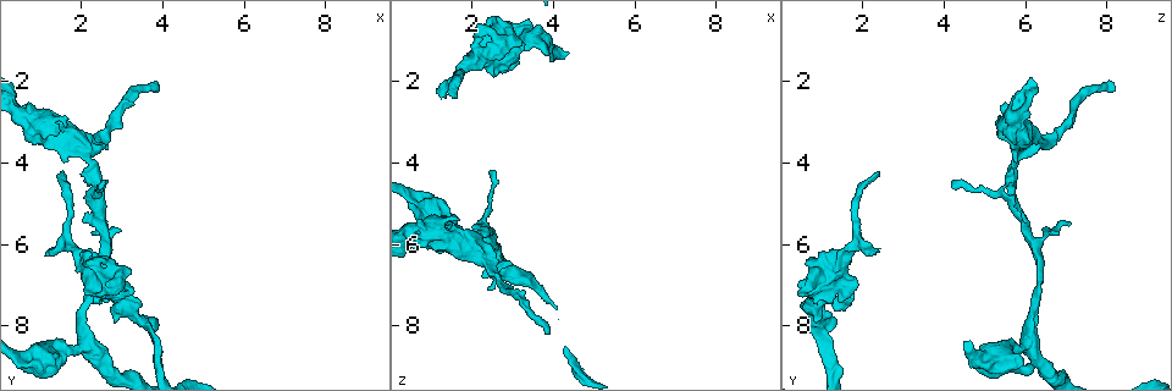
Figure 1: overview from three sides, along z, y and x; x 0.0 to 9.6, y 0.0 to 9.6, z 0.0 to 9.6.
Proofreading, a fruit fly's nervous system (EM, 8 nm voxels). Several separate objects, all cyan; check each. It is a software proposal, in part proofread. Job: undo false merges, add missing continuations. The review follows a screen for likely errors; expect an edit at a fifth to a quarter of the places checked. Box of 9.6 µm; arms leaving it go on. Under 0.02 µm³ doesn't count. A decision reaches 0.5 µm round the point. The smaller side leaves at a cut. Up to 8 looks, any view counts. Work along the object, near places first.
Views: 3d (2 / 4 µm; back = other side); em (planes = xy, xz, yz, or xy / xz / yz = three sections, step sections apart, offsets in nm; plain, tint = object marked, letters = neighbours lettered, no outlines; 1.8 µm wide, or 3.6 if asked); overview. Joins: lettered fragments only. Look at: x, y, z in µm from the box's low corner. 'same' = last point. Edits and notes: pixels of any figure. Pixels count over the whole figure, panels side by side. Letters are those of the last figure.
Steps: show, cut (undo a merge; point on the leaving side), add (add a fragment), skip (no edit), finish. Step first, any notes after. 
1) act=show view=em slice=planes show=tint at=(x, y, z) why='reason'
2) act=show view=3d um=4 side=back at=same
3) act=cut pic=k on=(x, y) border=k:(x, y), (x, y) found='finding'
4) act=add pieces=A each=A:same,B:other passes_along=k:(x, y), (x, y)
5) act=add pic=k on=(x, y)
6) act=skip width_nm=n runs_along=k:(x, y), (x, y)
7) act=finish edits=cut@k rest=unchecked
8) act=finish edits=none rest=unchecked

act=show view=em slice=yz step=8 show=letters at=(1.50, 4.30, 2.40) why='thin end'

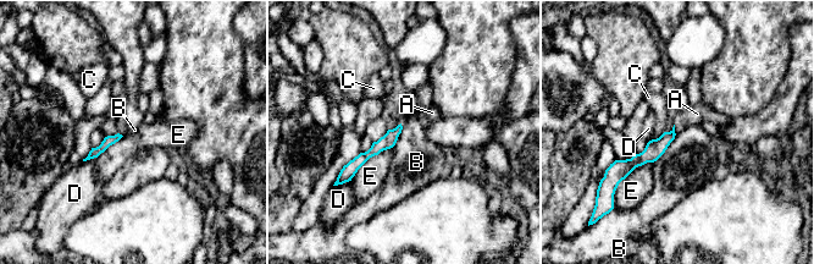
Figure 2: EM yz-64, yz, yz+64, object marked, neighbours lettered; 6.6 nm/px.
act=add pieces=A longest_contact=E:360nm each=A:same,B:other,C:other,D:other,E:other found='the cell continues'

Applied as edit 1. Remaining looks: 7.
act=show view=3d um=4 at=(1.25, 6.15, 2.40) why='branch stops here'

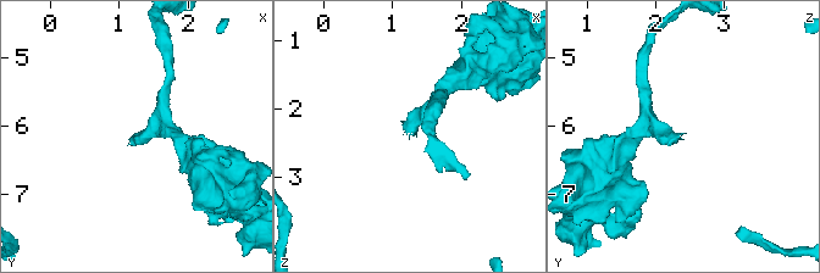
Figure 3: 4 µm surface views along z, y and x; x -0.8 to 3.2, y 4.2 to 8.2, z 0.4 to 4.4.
act=show view=em slice=planes show=letters at=(1.25, 6.10, 2.35)

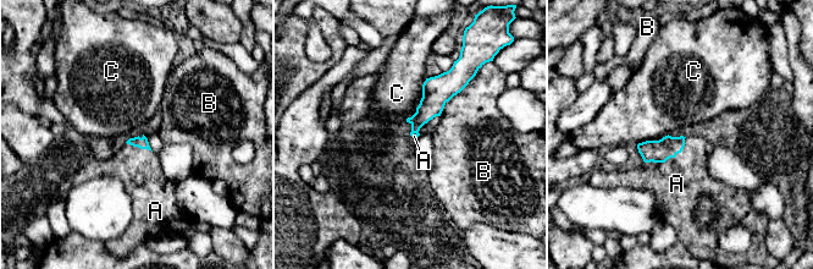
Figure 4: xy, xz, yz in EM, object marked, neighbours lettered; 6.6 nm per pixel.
act=add pieces=A each=A:same,B:other,C:other found='it goes on there'

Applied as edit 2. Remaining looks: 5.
act=show view=overview why='redraw'

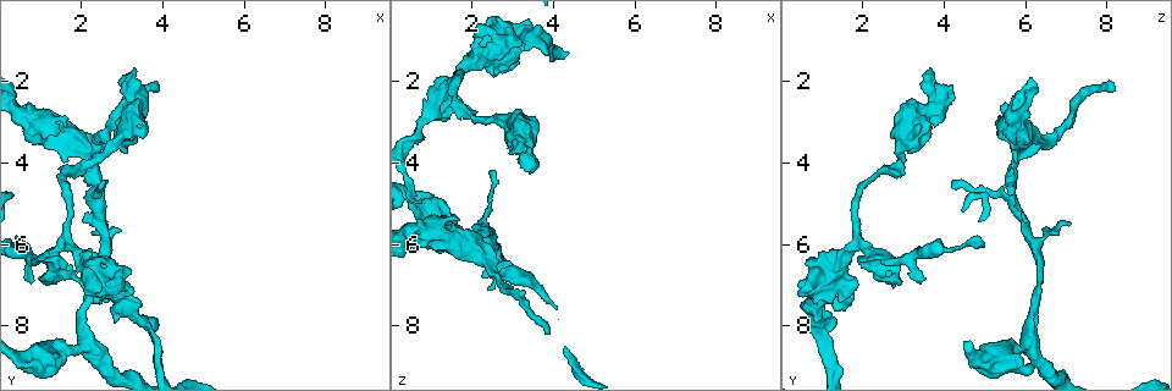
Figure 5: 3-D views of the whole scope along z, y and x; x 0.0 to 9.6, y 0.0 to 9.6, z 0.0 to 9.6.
act=show view=em um=3.6 slice=planes show=letters at=(0.75, 3.15, 5.75) why='three arms meet'

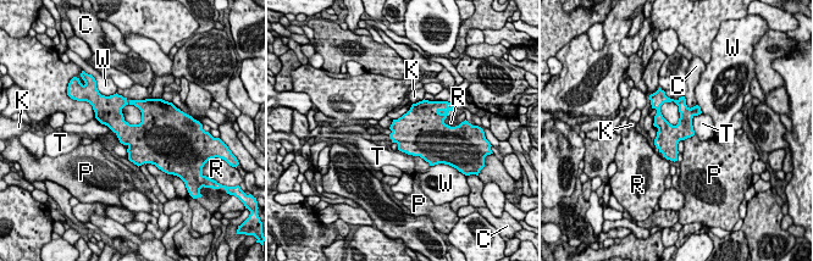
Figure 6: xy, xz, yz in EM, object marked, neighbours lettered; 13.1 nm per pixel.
act=skip longest_contact=T:320nm each=C:other,K:other,P:other,R:other,T:other,W:other border=6:(414, 155), (424, 159), (430, 165) found='continuous, no second cell'

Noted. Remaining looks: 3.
act=finish edits=add@2,add@4 rest=unchecked

